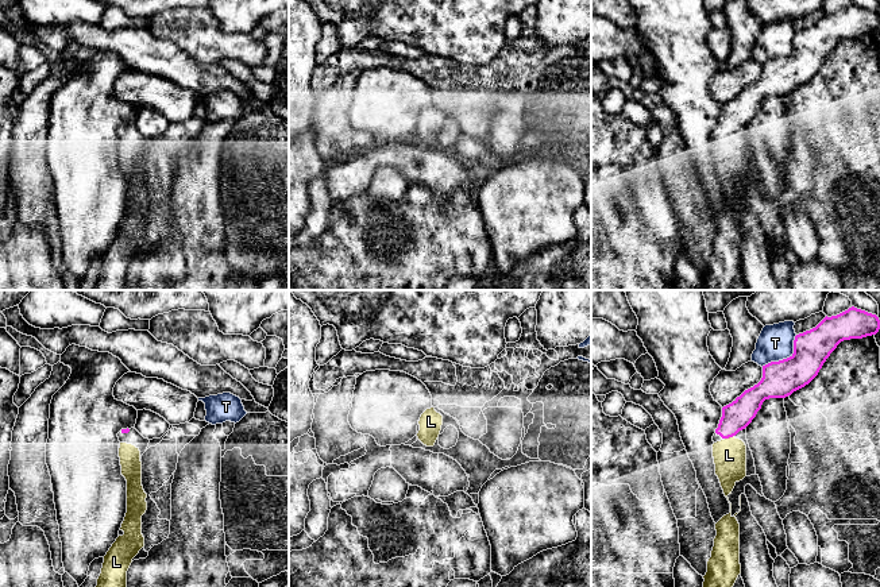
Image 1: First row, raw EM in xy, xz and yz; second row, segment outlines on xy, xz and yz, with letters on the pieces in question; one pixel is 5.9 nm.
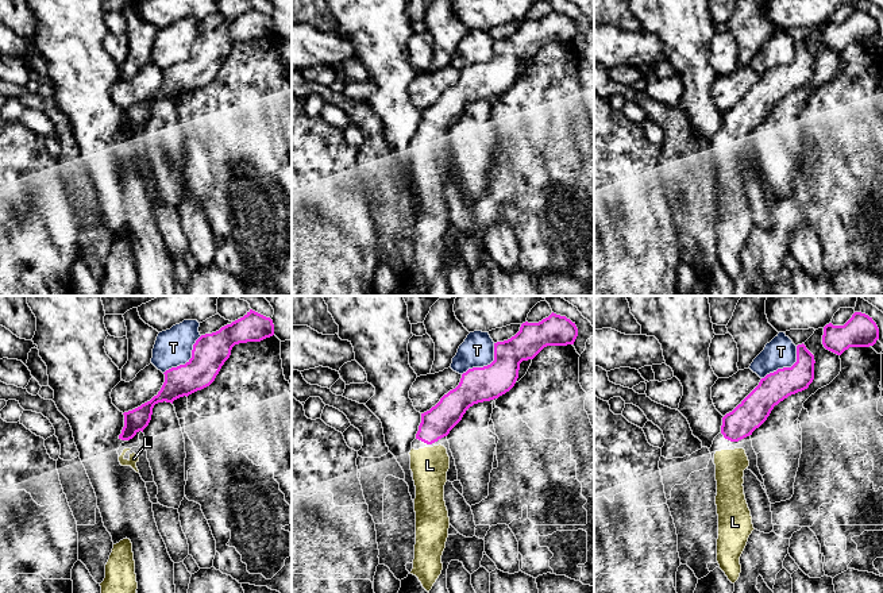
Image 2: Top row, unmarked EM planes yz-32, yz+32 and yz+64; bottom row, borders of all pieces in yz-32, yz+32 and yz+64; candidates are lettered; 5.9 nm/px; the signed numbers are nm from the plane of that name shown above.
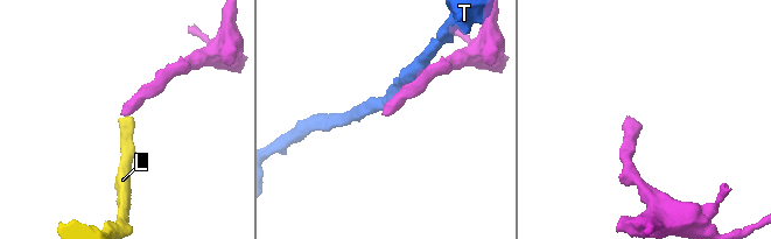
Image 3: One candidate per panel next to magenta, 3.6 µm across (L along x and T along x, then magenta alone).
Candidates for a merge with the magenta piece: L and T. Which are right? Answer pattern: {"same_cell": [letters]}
{"same_cell": ["L"]}

